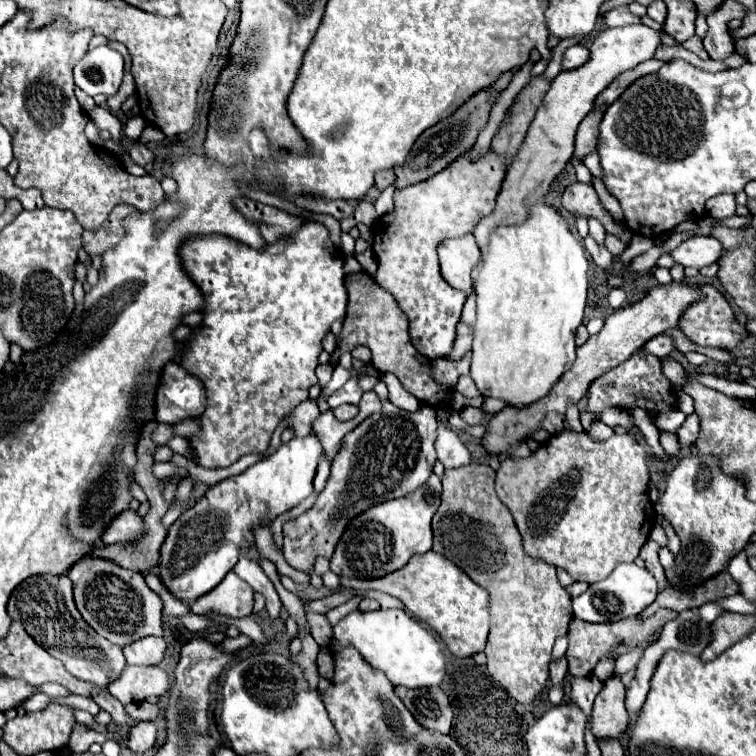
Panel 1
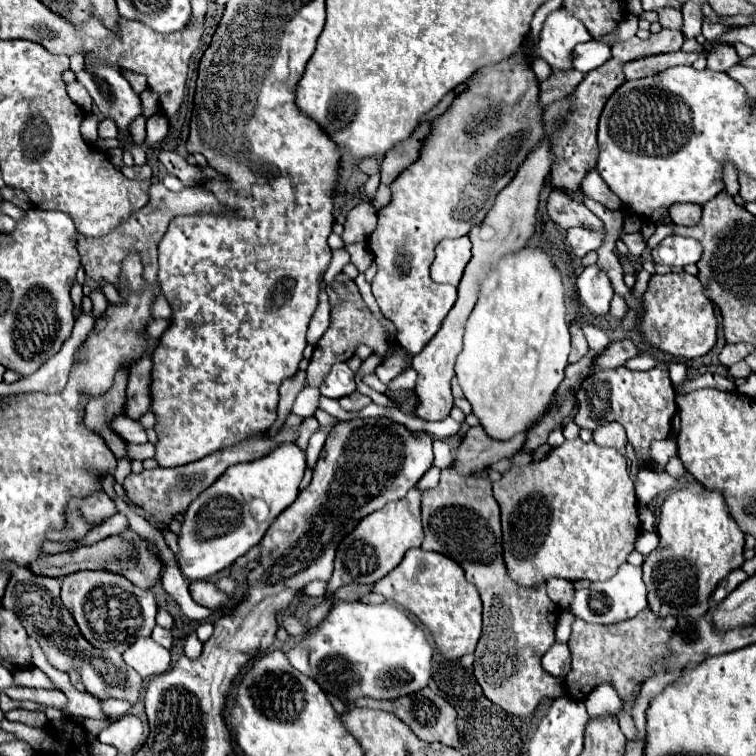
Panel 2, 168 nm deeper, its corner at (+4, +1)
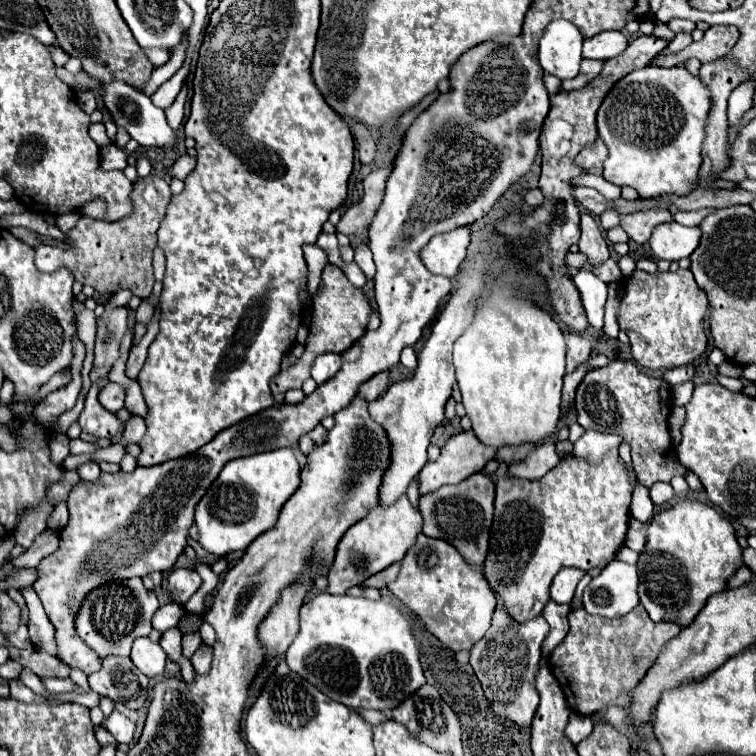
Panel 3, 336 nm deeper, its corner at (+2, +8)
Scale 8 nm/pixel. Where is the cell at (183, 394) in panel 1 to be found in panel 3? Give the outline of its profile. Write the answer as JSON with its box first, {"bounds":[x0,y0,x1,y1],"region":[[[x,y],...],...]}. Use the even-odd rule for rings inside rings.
{"bounds":[99,382,125,412],"region":[[[109,382],[99,392],[99,398],[101,398],[101,404],[105,408],[109,408],[111,412],[117,412],[117,410],[121,410],[125,406],[125,388],[115,384],[115,382]]]}

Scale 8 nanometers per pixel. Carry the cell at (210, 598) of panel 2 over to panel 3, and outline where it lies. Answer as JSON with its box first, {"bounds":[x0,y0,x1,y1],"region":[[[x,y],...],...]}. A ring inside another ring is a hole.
{"bounds":[167,568,203,604],"region":[[[179,568],[179,570],[173,570],[167,578],[167,586],[179,604],[185,604],[201,588],[201,584],[203,580],[195,570]]]}

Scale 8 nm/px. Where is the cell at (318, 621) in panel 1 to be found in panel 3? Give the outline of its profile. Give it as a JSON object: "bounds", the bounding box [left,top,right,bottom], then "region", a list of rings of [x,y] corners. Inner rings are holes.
{"bounds":[327,494,423,594],"region":[[[407,494],[399,496],[387,508],[373,508],[363,520],[353,524],[337,546],[337,556],[333,564],[333,572],[329,572],[327,592],[329,594],[345,594],[351,586],[361,584],[365,578],[385,570],[387,566],[401,562],[405,552],[417,540],[417,534],[423,530],[423,518],[419,508],[415,508]]]}

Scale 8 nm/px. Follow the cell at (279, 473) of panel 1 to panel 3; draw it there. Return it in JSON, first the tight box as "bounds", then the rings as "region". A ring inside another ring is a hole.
{"bounds":[195,448,301,556],"region":[[[293,448],[271,450],[227,462],[195,508],[195,524],[199,528],[197,542],[201,548],[213,556],[245,550],[259,534],[275,526],[281,506],[299,488],[299,472],[301,468]]]}

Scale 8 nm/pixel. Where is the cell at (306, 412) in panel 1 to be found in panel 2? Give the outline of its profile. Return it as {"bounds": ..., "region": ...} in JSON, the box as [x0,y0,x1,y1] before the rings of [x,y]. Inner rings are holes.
{"bounds":[295,417,319,449],"region":[[[307,417],[307,419],[303,419],[303,423],[301,423],[301,427],[299,427],[299,439],[297,439],[295,443],[297,443],[301,449],[307,449],[309,437],[311,437],[317,429],[319,429],[319,423],[317,423],[315,417]]]}

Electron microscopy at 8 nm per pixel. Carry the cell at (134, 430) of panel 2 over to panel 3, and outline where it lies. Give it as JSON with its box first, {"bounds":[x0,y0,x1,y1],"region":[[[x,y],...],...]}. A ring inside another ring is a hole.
{"bounds":[79,383,125,438],"region":[[[93,383],[89,388],[87,400],[85,400],[85,408],[79,416],[79,424],[83,428],[83,432],[95,434],[99,438],[113,438],[115,434],[125,430],[125,424],[119,422],[117,414],[105,410],[99,402],[98,391],[101,389],[101,383]]]}

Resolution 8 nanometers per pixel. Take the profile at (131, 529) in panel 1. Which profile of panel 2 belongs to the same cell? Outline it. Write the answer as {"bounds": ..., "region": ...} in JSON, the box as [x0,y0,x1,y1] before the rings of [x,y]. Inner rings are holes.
{"bounds":[47,491,117,539],"region":[[[95,491],[95,495],[89,495],[87,499],[71,499],[71,503],[67,503],[67,529],[51,531],[47,539],[83,539],[95,525],[103,523],[113,513],[117,513],[117,509],[103,491]]]}

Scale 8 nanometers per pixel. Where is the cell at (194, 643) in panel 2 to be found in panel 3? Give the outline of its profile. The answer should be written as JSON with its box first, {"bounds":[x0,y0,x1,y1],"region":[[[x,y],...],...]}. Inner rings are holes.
{"bounds":[191,644,213,674],"region":[[[201,644],[201,646],[195,650],[193,658],[191,658],[193,668],[195,668],[199,674],[205,674],[205,672],[209,670],[209,666],[211,666],[211,656],[213,656],[213,648],[207,646],[207,644]]]}

